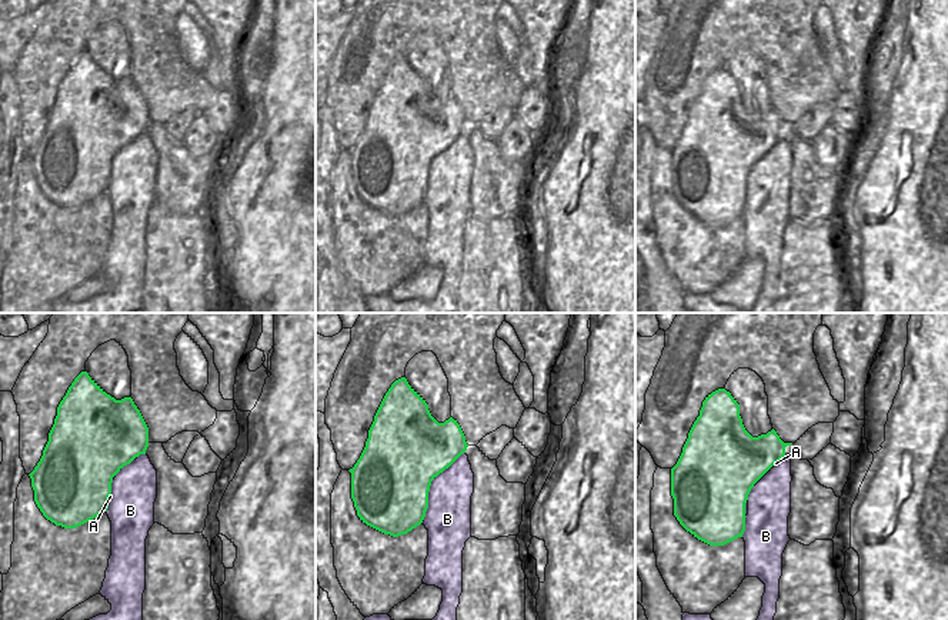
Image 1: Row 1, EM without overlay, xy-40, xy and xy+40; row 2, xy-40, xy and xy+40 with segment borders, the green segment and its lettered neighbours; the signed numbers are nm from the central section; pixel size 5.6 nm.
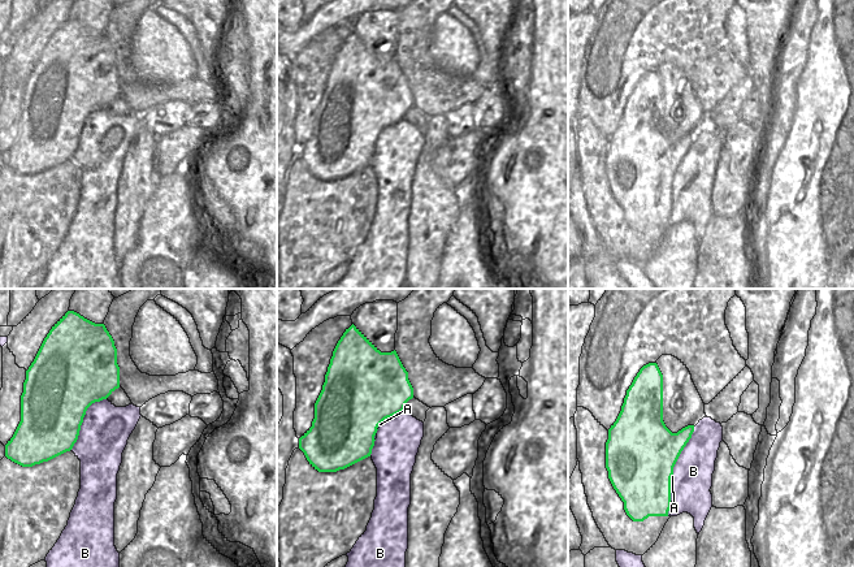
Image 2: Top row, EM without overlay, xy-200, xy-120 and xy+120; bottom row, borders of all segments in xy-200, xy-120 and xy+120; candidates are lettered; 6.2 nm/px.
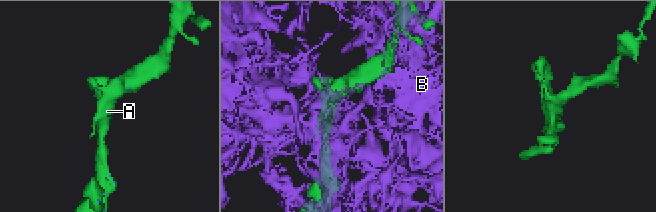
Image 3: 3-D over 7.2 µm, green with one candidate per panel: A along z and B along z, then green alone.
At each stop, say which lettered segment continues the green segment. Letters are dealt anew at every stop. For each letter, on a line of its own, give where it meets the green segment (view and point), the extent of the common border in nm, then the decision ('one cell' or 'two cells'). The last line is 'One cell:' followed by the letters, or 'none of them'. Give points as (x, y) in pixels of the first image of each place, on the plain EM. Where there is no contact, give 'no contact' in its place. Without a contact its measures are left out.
A: xy+40 (764, 153) | 190 nm | one cell
B: xy (430, 164) | 440 nm | two cells
One cell: A

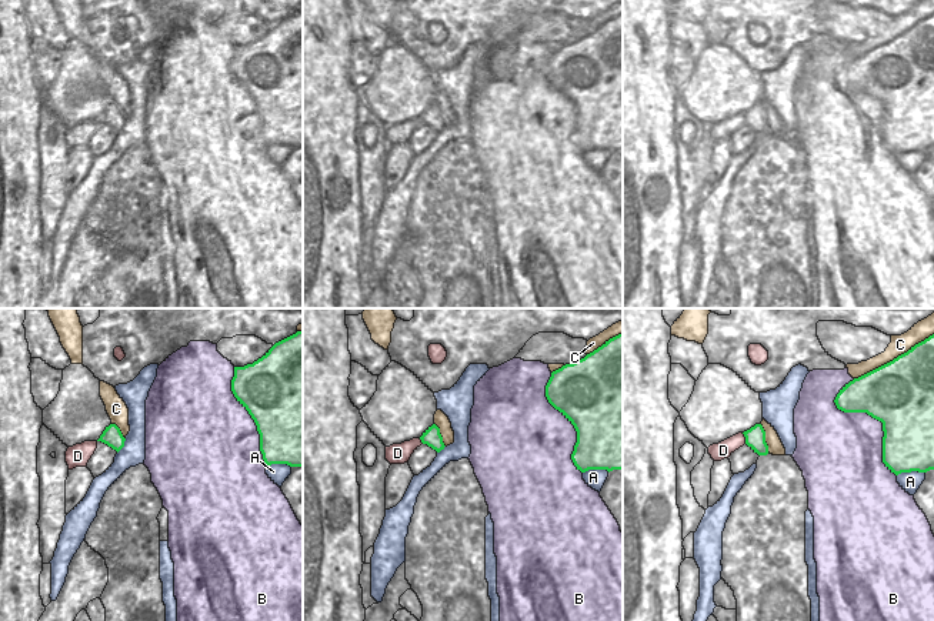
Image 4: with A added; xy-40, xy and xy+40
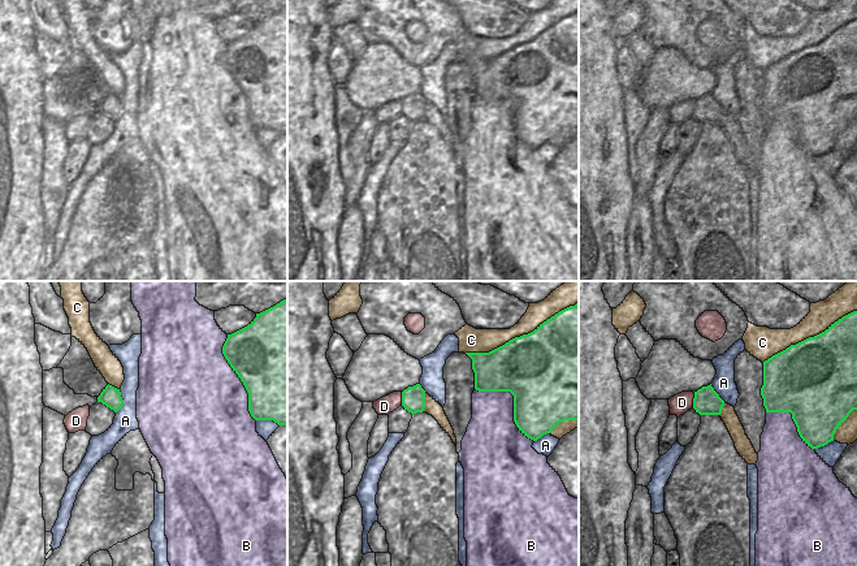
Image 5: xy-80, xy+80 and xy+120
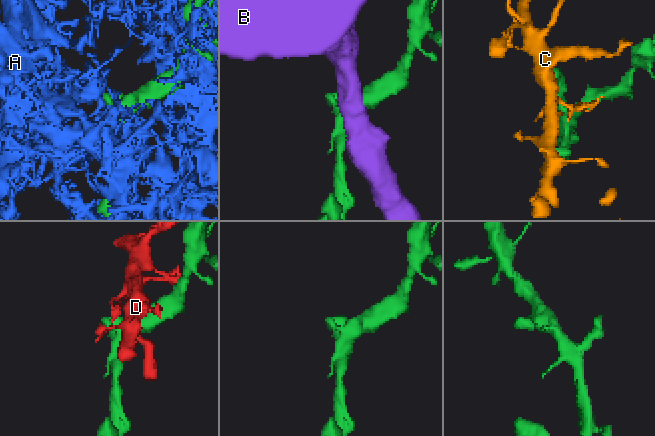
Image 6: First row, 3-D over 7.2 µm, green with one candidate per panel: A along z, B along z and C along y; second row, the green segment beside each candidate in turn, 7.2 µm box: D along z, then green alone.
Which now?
A: xy+40 (910, 152) | 160 nm | two cells
B: xy+40 (871, 96) | 600 nm | two cells
C: xy+40 (894, 39) | 500 nm | two cells
D: xy+40 (746, 119) | 70 nm | two cells
One cell: none of them

